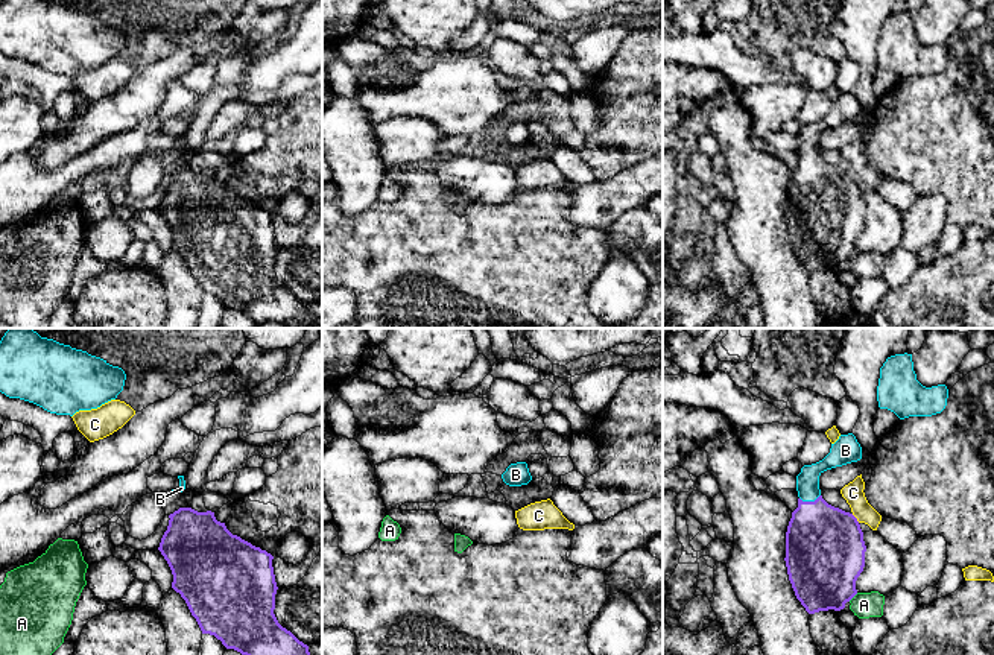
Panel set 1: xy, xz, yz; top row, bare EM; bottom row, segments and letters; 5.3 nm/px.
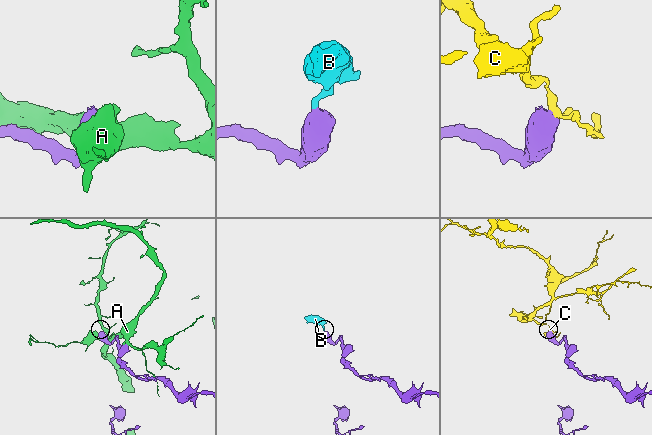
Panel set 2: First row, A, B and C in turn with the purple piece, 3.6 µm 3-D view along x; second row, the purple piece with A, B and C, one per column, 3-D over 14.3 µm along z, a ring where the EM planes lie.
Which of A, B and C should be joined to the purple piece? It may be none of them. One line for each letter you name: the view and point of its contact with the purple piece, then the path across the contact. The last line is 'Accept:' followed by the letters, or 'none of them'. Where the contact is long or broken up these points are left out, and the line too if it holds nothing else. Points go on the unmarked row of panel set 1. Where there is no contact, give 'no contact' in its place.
B: meets purple in yz at (809, 161); runs through yz (824, 205), (809, 161), (807, 142)
Accept: B

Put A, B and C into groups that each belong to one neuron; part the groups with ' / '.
A / B / C

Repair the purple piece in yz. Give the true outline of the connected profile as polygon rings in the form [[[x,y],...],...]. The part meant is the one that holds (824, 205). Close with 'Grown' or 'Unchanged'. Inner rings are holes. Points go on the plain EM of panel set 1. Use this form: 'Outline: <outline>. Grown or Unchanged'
Outline: [[[853,93],[840,94],[830,112],[819,122],[804,125],[796,135],[798,167],[786,191],[786,226],[796,258],[809,274],[840,271],[856,254],[856,240],[865,226],[866,205],[857,178],[828,164],[819,149],[819,135],[831,128],[862,119],[862,106]]]. Grown

